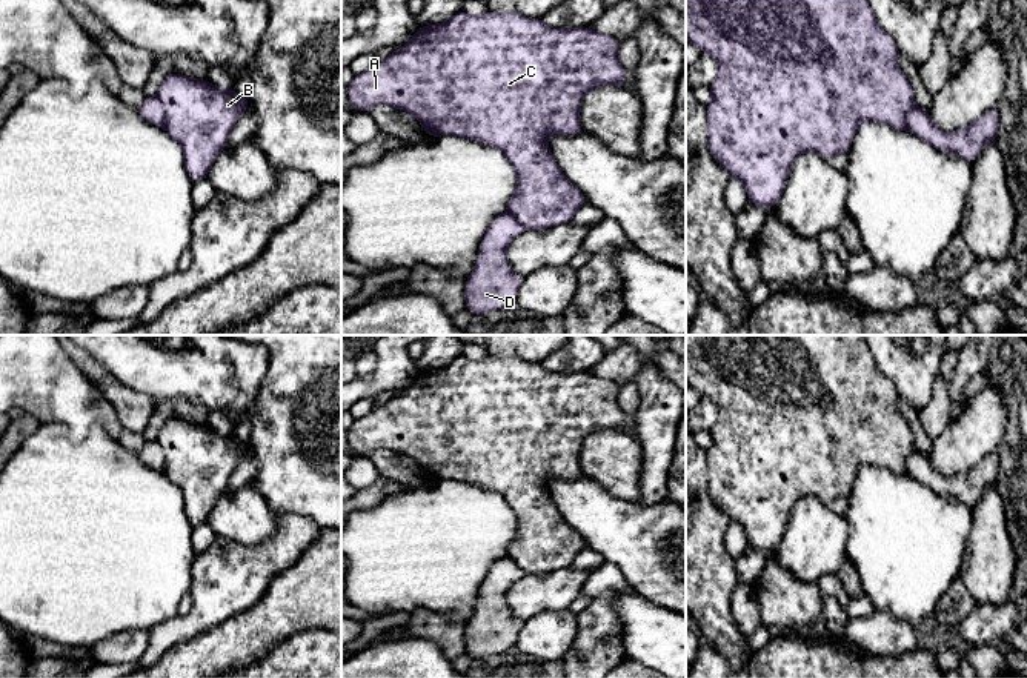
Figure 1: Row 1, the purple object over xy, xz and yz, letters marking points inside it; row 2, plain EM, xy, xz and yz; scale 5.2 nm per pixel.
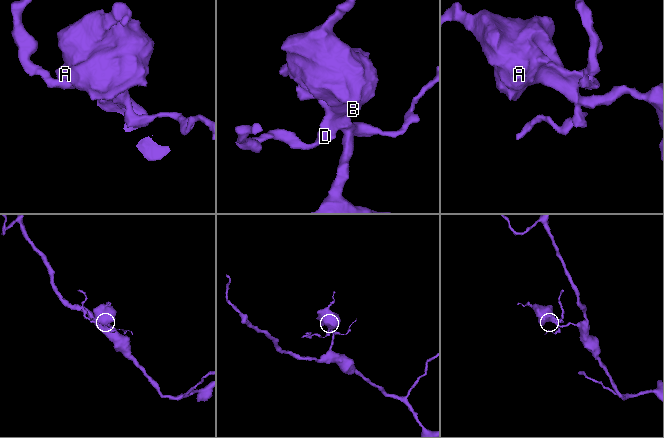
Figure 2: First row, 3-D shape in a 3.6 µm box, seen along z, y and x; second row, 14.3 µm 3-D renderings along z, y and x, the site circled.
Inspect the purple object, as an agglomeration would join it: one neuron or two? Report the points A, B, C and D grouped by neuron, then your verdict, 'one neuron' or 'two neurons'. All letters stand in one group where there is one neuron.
A B C / D | two neurons

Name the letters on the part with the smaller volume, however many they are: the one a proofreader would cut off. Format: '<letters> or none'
D

